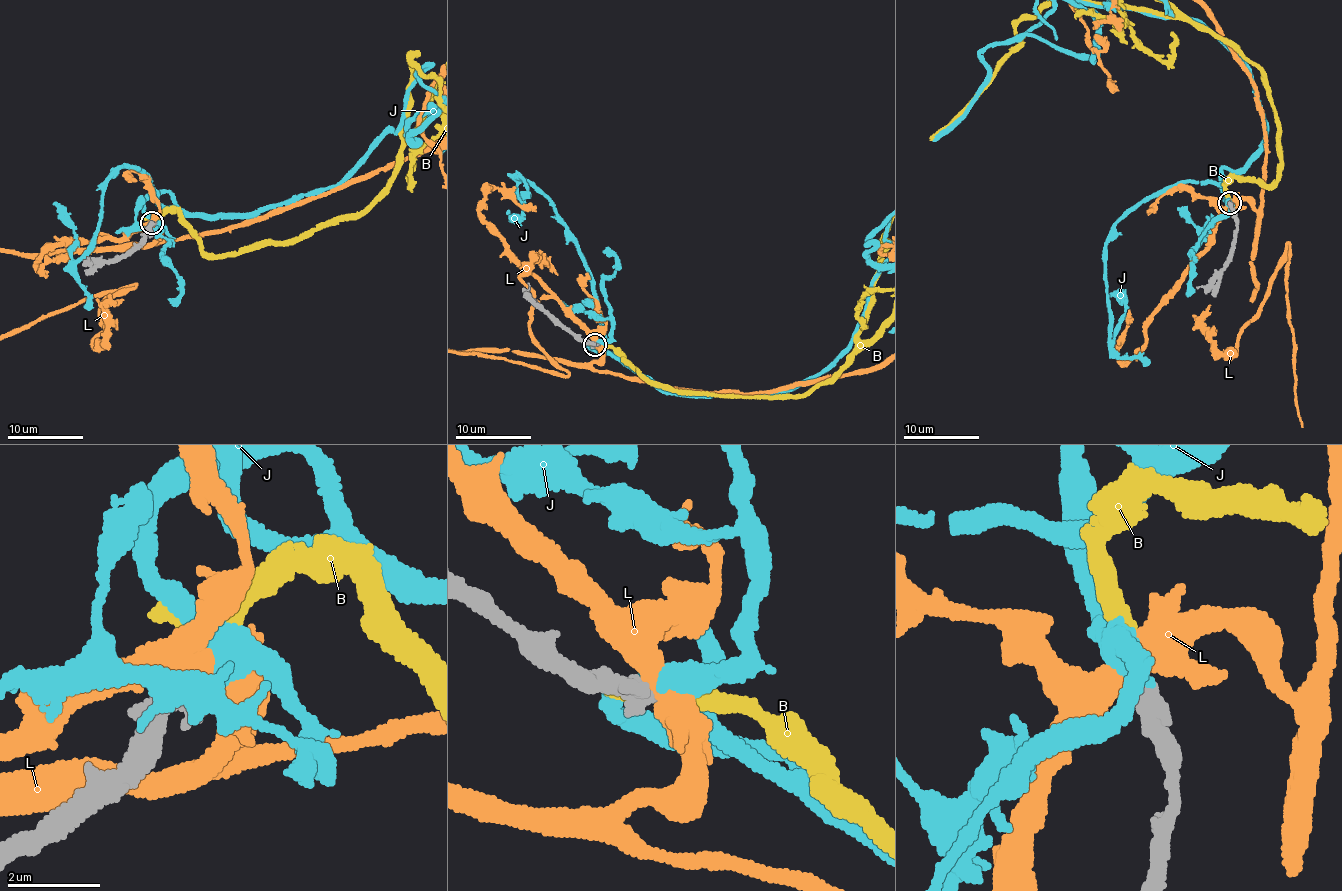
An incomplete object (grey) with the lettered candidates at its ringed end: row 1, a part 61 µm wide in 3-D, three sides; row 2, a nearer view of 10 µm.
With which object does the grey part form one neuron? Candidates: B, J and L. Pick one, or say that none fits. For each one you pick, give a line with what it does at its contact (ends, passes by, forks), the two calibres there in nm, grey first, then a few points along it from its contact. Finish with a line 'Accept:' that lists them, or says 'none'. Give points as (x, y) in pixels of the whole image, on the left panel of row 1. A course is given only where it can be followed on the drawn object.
B: it ends; calibres 550 and 500 nm
Accept: B

